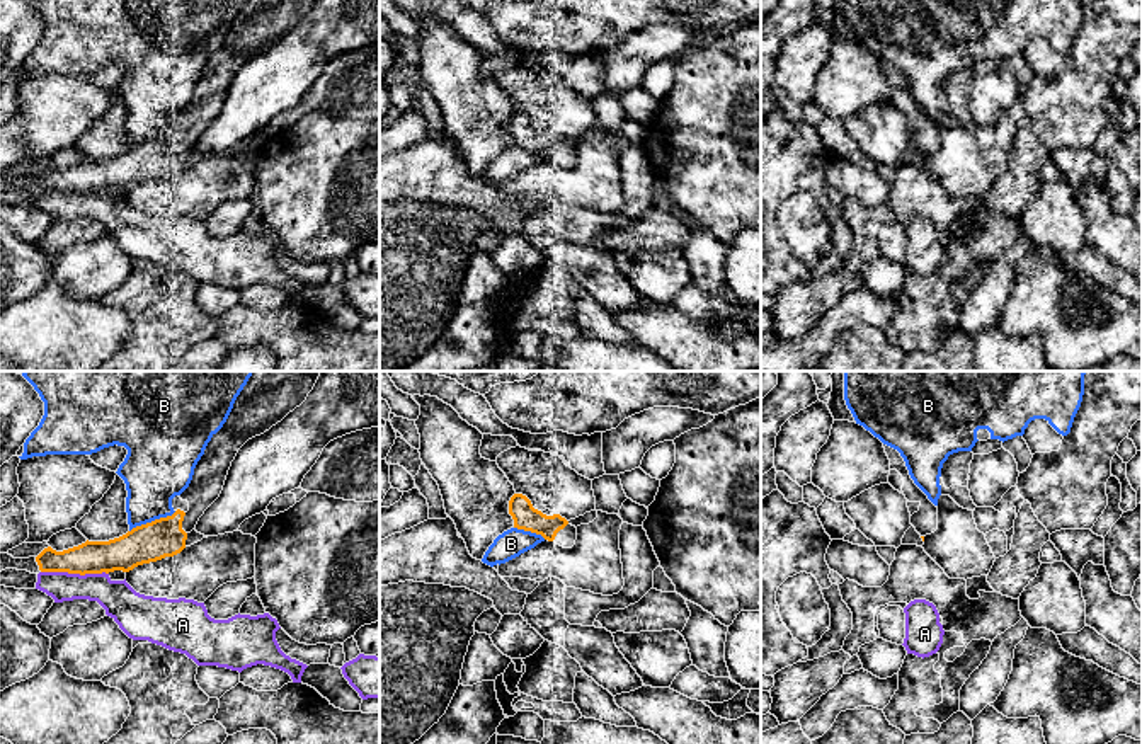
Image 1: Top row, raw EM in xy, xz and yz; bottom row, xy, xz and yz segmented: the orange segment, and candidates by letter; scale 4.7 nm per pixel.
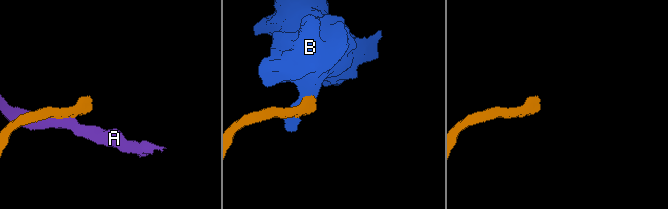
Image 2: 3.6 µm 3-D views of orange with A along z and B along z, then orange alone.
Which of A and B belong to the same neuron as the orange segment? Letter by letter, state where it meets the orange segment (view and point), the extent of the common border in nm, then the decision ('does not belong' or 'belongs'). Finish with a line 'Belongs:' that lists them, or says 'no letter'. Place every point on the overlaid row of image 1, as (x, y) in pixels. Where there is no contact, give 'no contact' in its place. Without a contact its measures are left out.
A: xy (75, 572) | 320 nm | does not belong
B: xy (152, 521) | 240 nm | does not belong
Belongs: no letter

